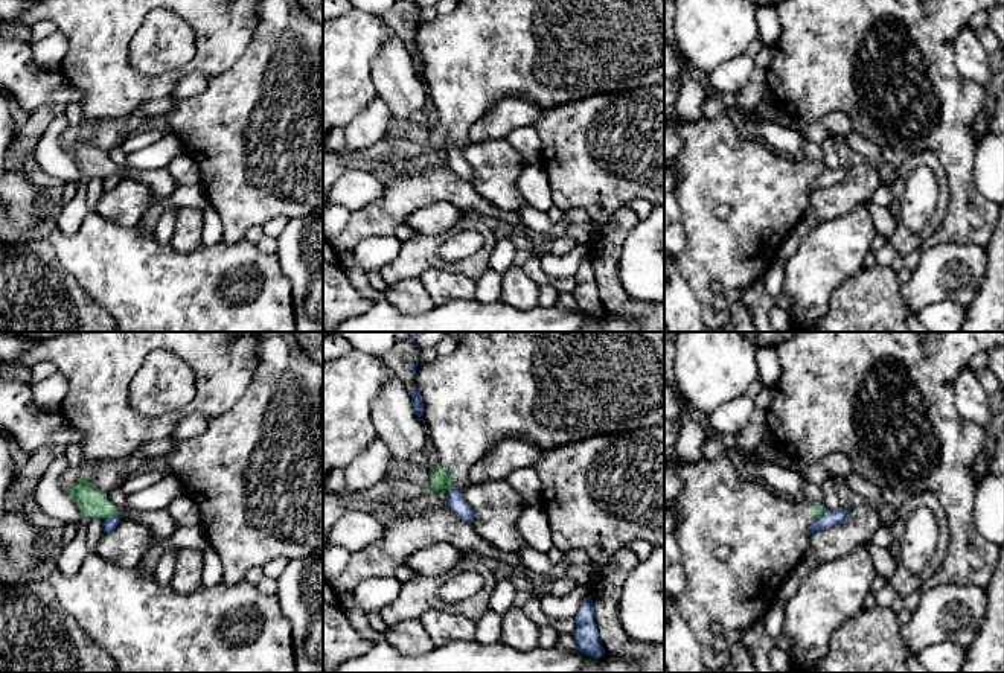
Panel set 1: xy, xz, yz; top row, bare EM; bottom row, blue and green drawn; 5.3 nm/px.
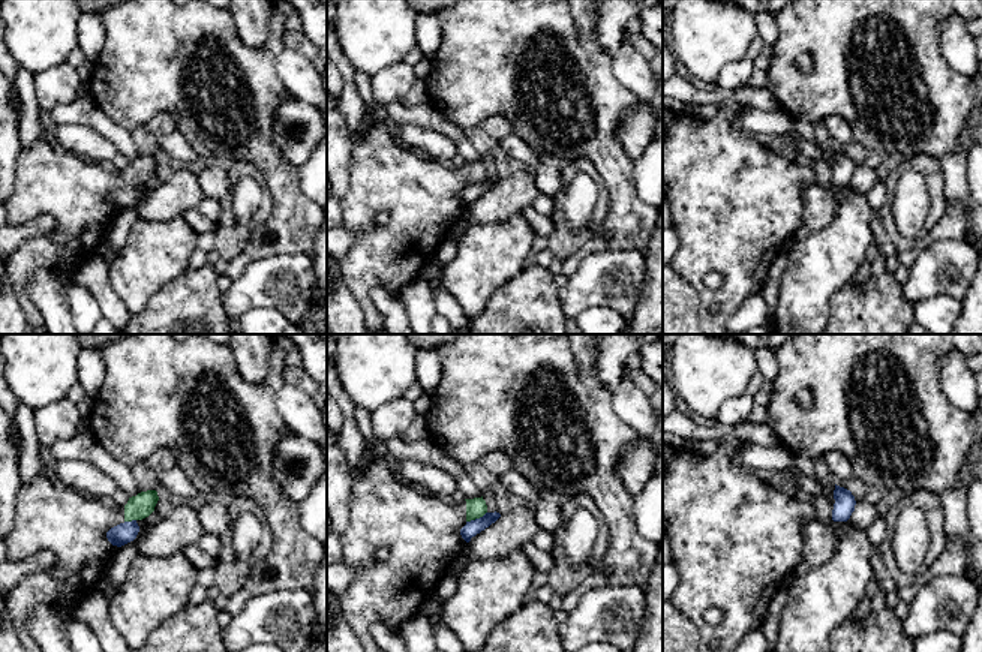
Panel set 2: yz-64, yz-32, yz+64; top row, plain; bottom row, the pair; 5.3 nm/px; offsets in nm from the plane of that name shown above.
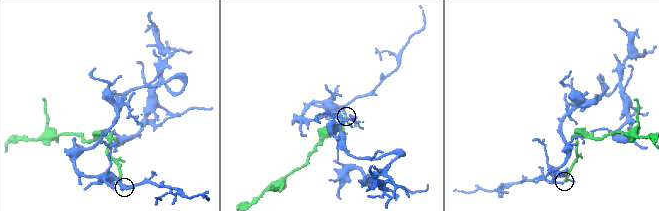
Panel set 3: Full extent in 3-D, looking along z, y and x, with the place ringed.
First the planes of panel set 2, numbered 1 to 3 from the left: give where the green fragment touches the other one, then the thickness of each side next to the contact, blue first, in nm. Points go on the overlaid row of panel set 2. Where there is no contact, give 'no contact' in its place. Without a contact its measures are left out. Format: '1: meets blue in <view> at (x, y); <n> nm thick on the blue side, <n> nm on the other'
1: meets blue in yz-64 at (129, 522); 120 nm thick on the blue side, 130 nm on the other
2: meets blue in yz-32 at (476, 519); 80 nm thick on the blue side, 110 nm on the other
3: no contact

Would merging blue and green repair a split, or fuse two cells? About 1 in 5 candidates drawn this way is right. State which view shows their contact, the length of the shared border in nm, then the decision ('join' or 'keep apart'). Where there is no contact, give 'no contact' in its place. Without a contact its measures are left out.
yz | 100 nm | keep apart

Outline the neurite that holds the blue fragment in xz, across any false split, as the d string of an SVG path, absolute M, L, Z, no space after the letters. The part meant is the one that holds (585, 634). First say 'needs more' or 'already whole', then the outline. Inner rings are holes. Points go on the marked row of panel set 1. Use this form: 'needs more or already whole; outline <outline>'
already whole; outline M591 595L582 601L573 620L576 623L573 636L579 652L593 656L596 659L602 658L605 655L605 649L600 643L599 629L594 621Z

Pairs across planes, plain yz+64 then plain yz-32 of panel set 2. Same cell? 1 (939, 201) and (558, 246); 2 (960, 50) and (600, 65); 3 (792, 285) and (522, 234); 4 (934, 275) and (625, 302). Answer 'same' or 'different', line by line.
1: same
2: different
3: same
4: same

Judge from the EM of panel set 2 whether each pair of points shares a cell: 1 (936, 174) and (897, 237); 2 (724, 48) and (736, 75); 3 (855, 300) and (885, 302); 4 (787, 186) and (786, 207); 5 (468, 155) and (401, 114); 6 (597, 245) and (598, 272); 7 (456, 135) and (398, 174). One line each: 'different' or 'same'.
1: same
2: different
3: same
4: same
5: same
6: different
7: different

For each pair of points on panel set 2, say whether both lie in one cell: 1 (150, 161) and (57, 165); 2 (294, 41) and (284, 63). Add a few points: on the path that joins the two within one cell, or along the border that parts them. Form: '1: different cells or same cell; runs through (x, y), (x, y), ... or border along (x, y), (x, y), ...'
1: same cell; runs through (128, 177), (80, 179)
2: different cells; border along (284, 47), (293, 48), (311, 60)

